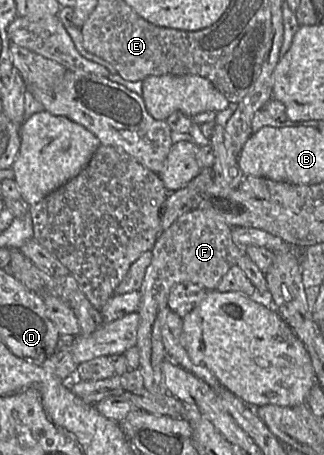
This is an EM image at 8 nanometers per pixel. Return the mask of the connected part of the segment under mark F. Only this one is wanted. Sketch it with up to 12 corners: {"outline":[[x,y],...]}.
{"outline":[[212,211],[162,231],[138,290],[144,388],[169,394],[161,327],[181,282],[216,289],[243,248]]}

